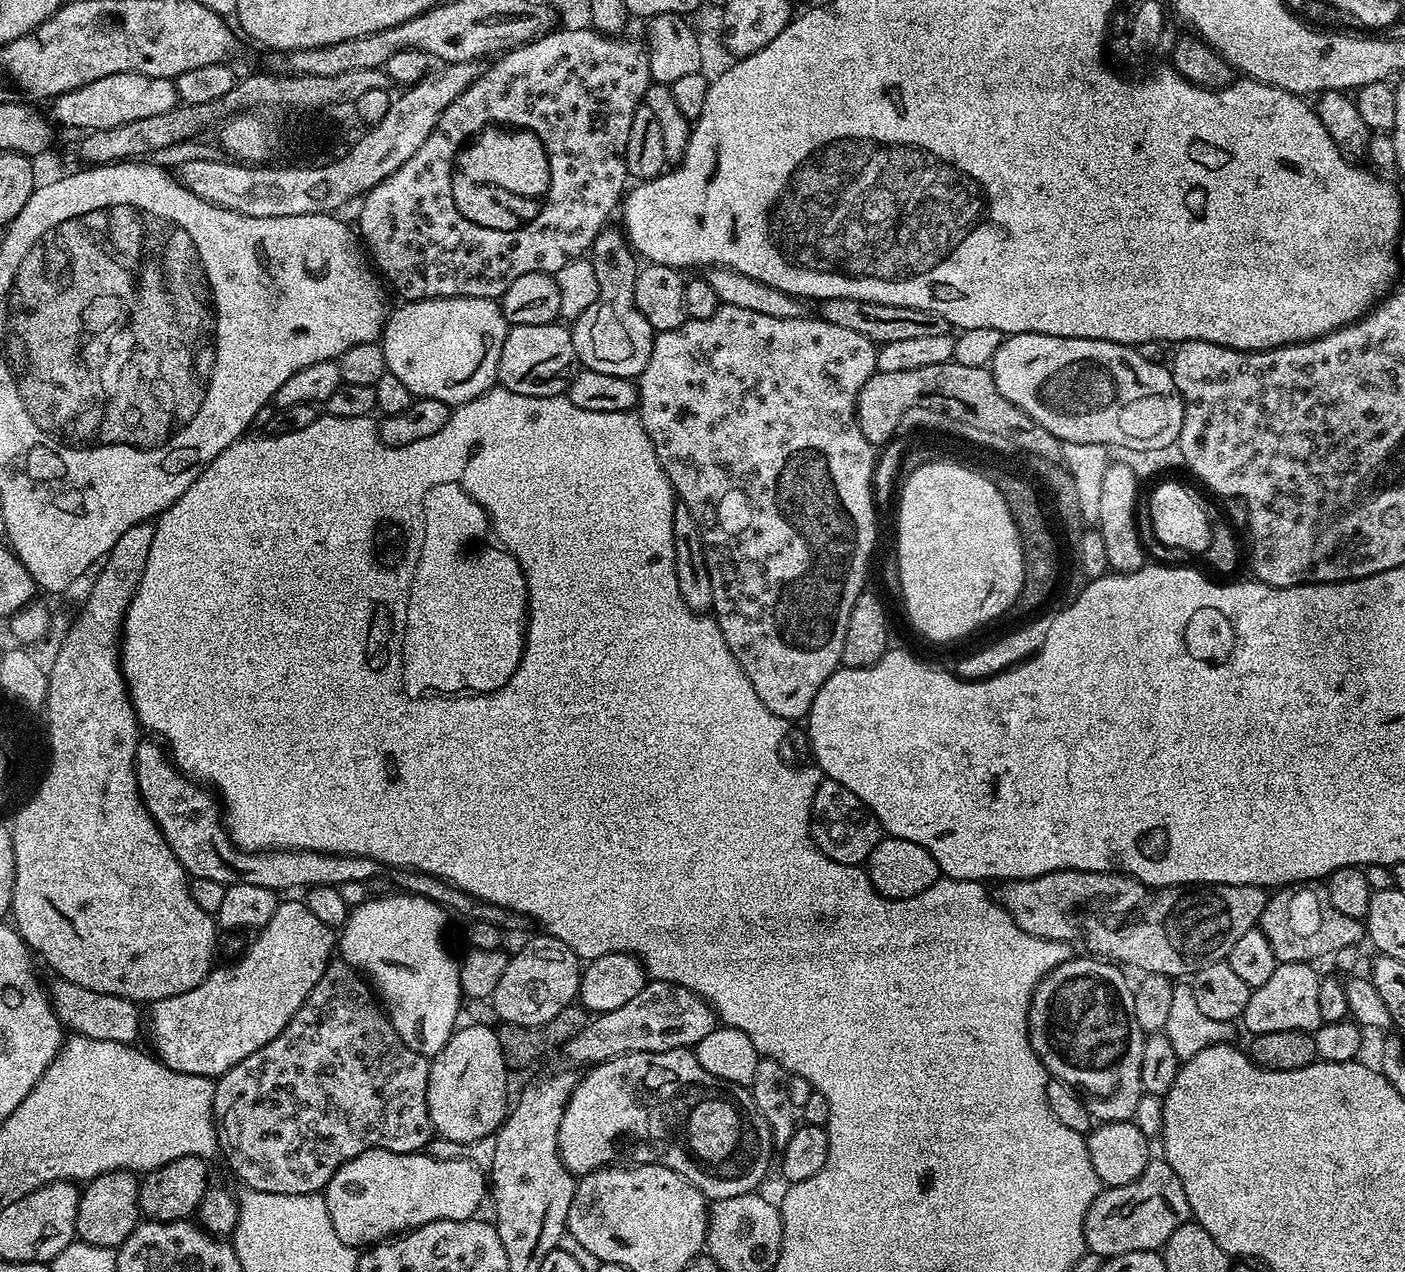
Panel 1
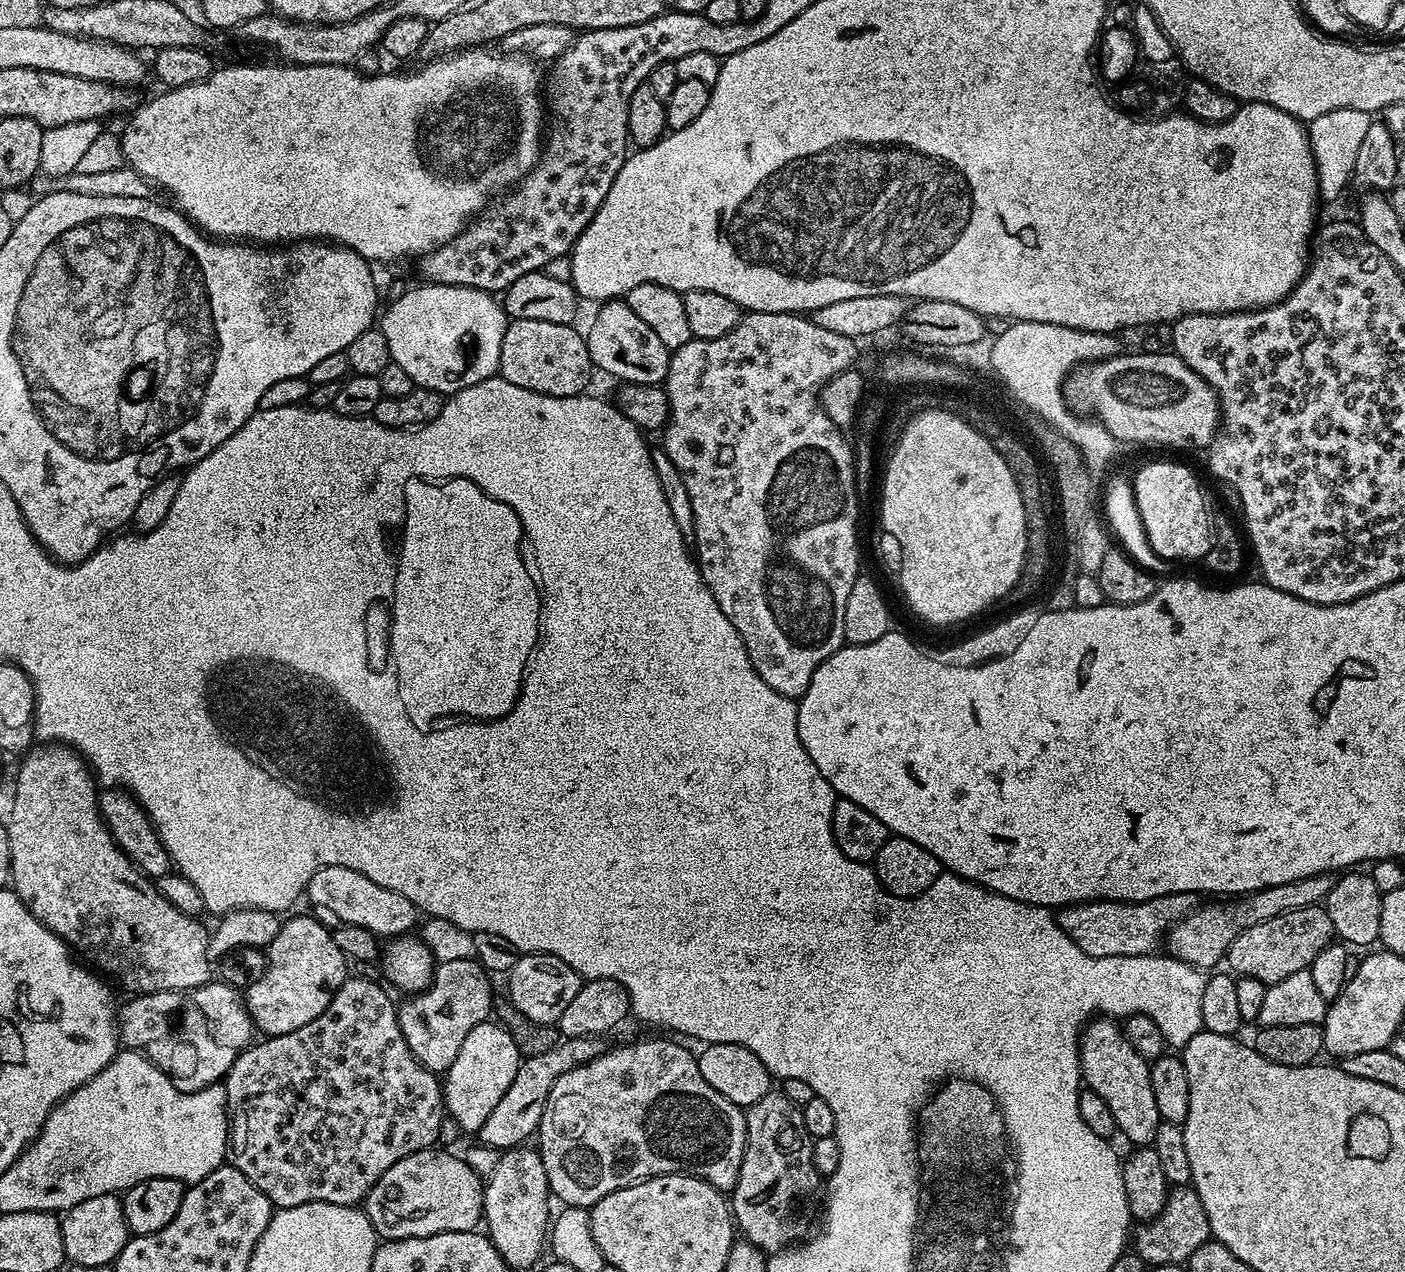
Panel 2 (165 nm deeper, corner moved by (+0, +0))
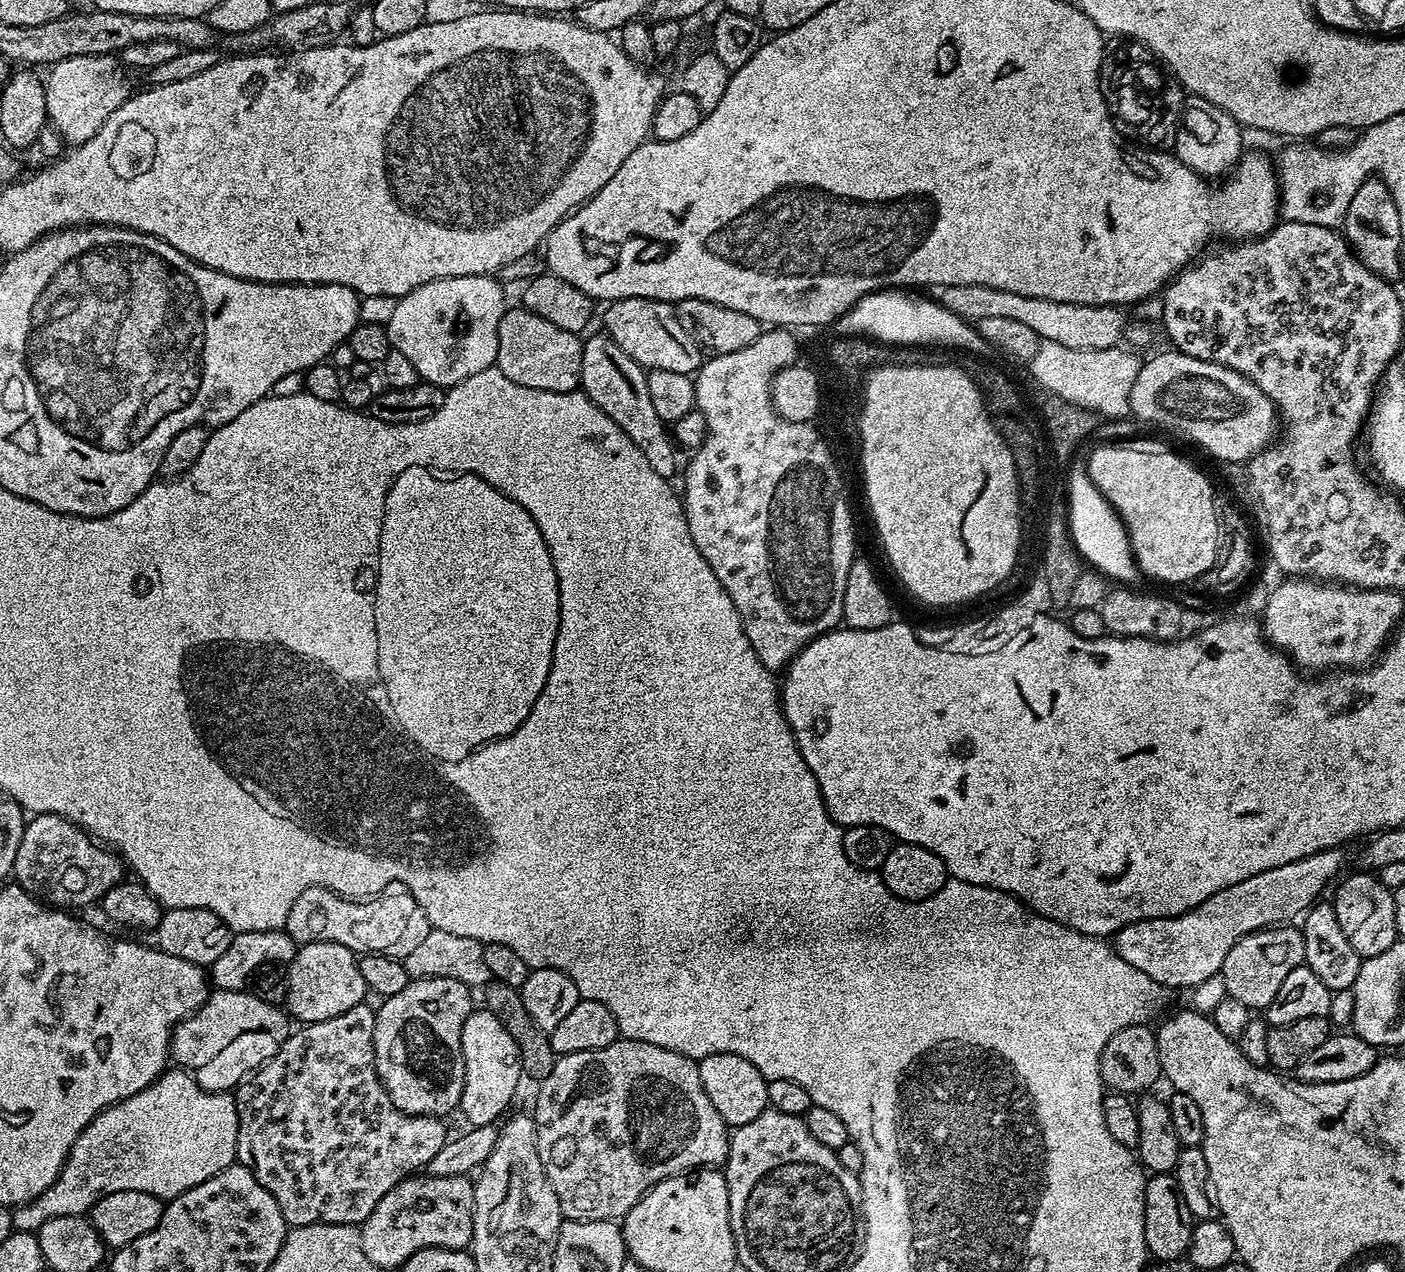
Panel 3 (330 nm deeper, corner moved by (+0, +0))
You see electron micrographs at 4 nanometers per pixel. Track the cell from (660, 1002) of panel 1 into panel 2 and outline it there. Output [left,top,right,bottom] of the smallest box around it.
[478,1036,606,1150]

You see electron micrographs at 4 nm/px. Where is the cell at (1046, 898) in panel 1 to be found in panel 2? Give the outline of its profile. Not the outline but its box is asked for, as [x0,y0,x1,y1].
[1058,892,1197,958]

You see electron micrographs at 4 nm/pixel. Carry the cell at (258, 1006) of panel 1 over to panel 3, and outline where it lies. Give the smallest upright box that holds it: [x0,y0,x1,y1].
[286,941,369,1025]

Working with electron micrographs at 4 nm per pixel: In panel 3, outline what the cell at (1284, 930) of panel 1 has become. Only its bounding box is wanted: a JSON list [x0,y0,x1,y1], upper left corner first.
[1219,926,1304,1010]

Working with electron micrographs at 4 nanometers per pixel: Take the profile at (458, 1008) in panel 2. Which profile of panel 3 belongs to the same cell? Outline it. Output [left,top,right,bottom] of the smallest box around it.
[374,977,474,1118]

